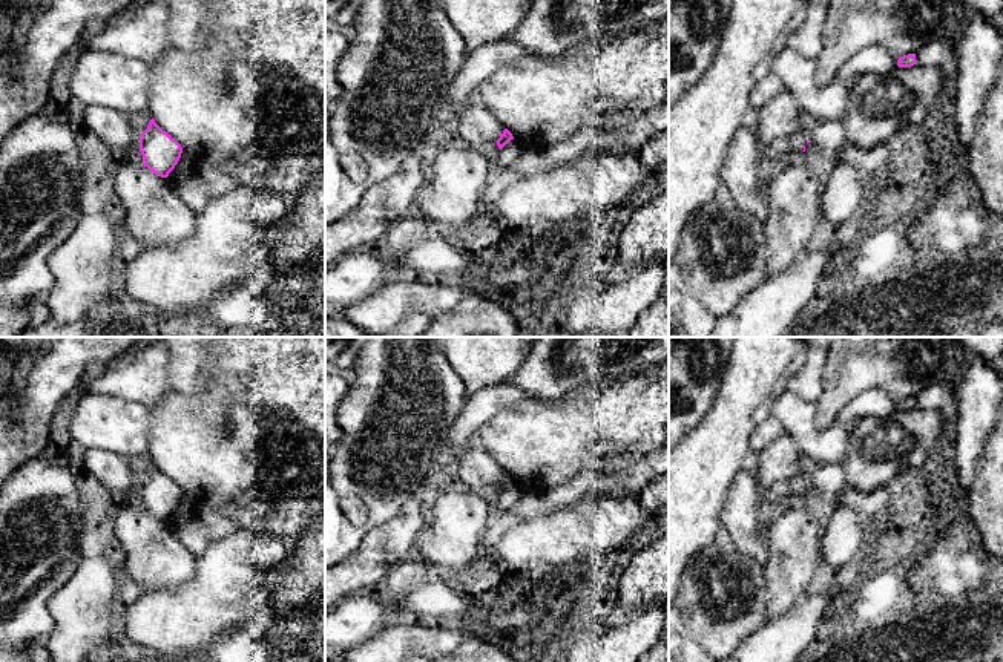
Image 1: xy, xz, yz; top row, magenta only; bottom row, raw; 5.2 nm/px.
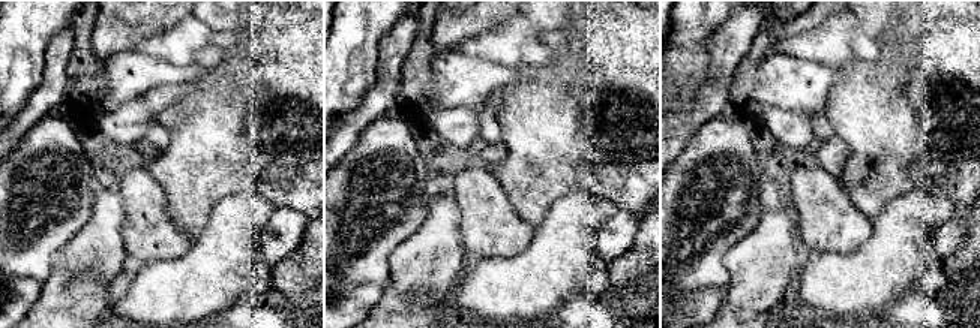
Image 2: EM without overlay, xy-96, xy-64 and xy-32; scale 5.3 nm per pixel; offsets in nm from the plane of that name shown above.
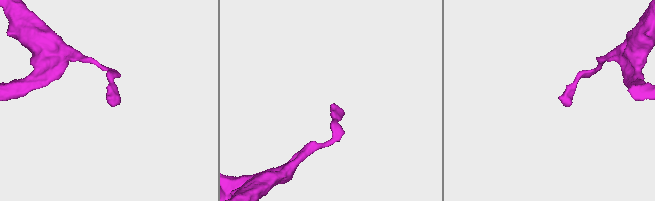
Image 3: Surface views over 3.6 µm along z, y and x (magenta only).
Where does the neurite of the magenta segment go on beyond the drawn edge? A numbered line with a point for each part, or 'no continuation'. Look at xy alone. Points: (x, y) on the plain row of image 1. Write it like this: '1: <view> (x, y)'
no continuation

